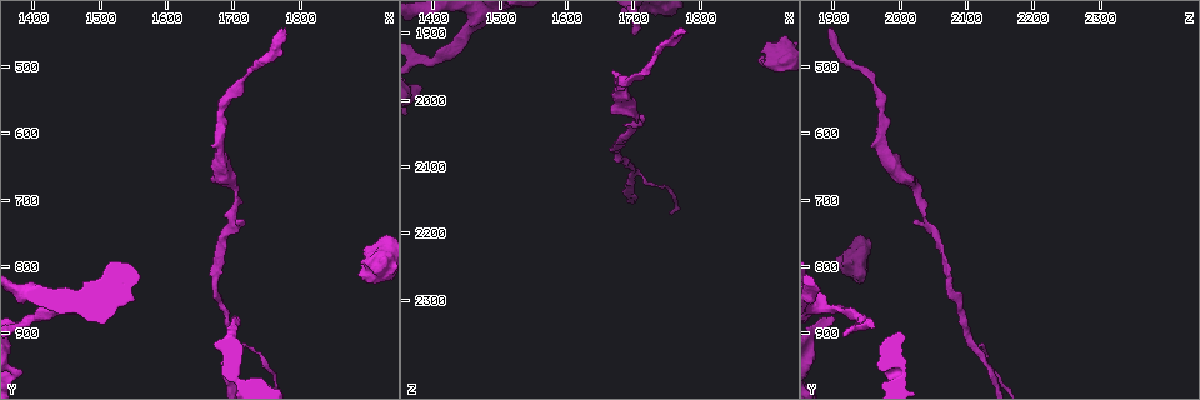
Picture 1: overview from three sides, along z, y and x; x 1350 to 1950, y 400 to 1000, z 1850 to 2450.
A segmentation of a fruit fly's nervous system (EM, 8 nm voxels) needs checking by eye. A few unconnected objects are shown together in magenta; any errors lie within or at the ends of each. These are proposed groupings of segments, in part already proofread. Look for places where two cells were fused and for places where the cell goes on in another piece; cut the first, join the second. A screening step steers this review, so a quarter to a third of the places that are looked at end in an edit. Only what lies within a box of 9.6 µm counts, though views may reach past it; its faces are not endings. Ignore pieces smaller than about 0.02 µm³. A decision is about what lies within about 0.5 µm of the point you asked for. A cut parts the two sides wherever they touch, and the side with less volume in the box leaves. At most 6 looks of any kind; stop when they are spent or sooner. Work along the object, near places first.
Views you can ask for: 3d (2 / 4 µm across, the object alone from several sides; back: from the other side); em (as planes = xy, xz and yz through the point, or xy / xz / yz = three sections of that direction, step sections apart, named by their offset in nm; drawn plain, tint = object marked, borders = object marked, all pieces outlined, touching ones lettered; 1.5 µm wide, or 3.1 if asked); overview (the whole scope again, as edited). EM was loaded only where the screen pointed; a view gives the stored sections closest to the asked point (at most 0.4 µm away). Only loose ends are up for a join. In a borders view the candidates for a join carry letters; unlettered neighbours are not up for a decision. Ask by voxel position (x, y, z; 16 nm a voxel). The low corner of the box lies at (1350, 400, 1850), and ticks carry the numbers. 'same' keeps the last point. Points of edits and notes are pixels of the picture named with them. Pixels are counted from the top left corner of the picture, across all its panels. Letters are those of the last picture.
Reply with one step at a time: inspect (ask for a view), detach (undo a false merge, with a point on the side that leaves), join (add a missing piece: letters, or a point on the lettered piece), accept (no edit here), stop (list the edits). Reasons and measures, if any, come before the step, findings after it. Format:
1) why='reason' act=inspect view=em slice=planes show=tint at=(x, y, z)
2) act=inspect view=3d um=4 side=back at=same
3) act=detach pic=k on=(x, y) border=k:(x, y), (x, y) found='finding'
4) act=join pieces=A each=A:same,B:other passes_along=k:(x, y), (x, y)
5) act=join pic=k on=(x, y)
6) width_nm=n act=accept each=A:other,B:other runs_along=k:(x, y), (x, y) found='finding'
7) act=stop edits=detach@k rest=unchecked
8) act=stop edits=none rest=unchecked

why='an open end' act=inspect view=3d um=2 at=(1780, 445, 1895)

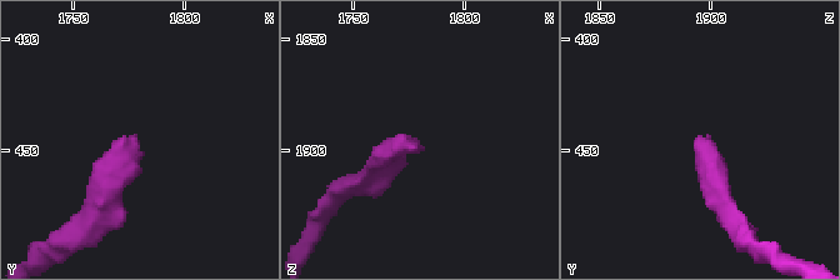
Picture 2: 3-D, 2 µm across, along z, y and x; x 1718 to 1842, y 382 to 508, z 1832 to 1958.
act=inspect view=em slice=planes show=borders at=(1778, 444, 1900)

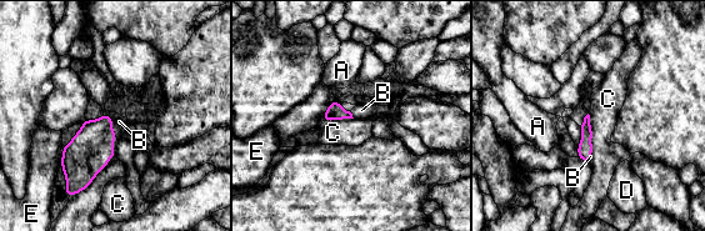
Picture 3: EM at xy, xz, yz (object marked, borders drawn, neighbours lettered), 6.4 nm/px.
longest_contact=C:280nm act=join pic=3 on=(119, 121) each=A:other,B:same,C:other,D:other,E:other found='it goes on there'

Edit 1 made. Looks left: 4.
why='redraw' act=inspect view=overview

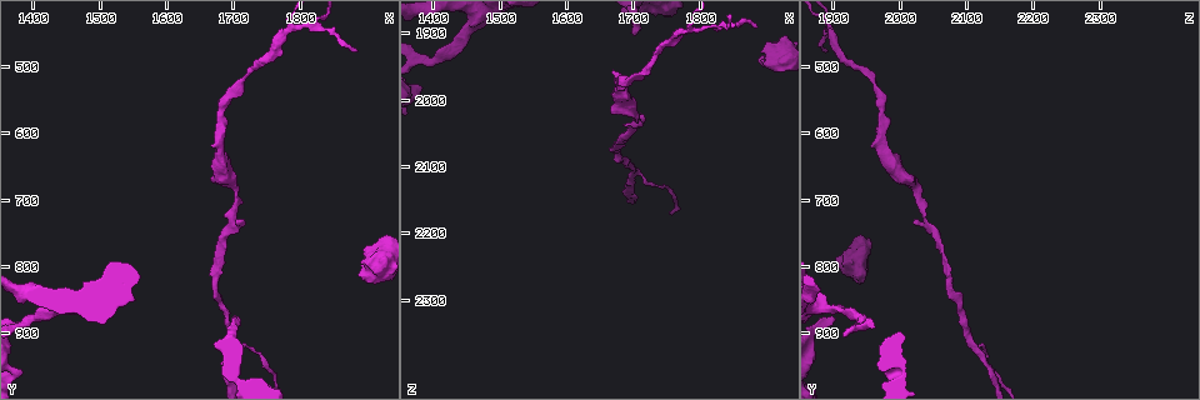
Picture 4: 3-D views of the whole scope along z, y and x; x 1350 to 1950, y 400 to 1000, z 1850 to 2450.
why='long arm stops here' act=inspect view=em slice=planes show=borders at=(1695, 875, 1900)

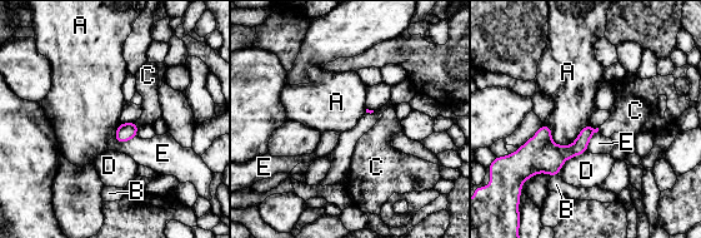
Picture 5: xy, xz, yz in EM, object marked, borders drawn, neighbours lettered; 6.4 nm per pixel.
longest_contact=A:320nm act=join pic=5 on=(148, 88) each=A:other,B:other,C:same,D:other,E:other found='it goes on there'

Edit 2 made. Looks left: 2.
why='sudden change in width' act=inspect view=em slice=yz step=4 show=tint at=(1705, 700, 2030)

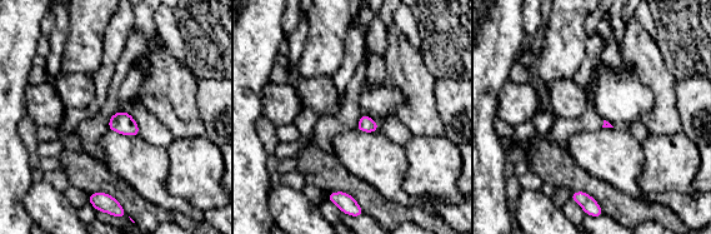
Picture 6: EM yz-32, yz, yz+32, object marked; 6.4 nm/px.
why='cut it another way' act=inspect view=em slice=planes show=borders at=same

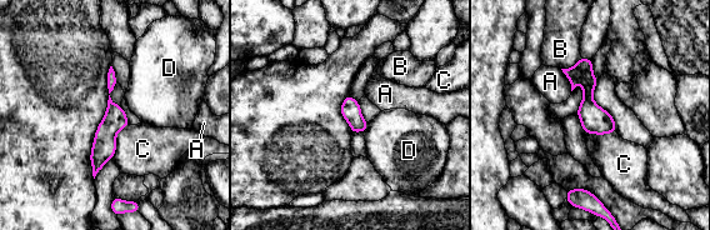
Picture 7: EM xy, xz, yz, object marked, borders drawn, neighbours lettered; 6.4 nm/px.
act=accept each=A:other,B:other,C:other,D:other border=7:(129, 124), (116, 135), (113, 158) found='continuous, no second cell'

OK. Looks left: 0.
act=stop edits=join@3,join@5 rest=unchecked

